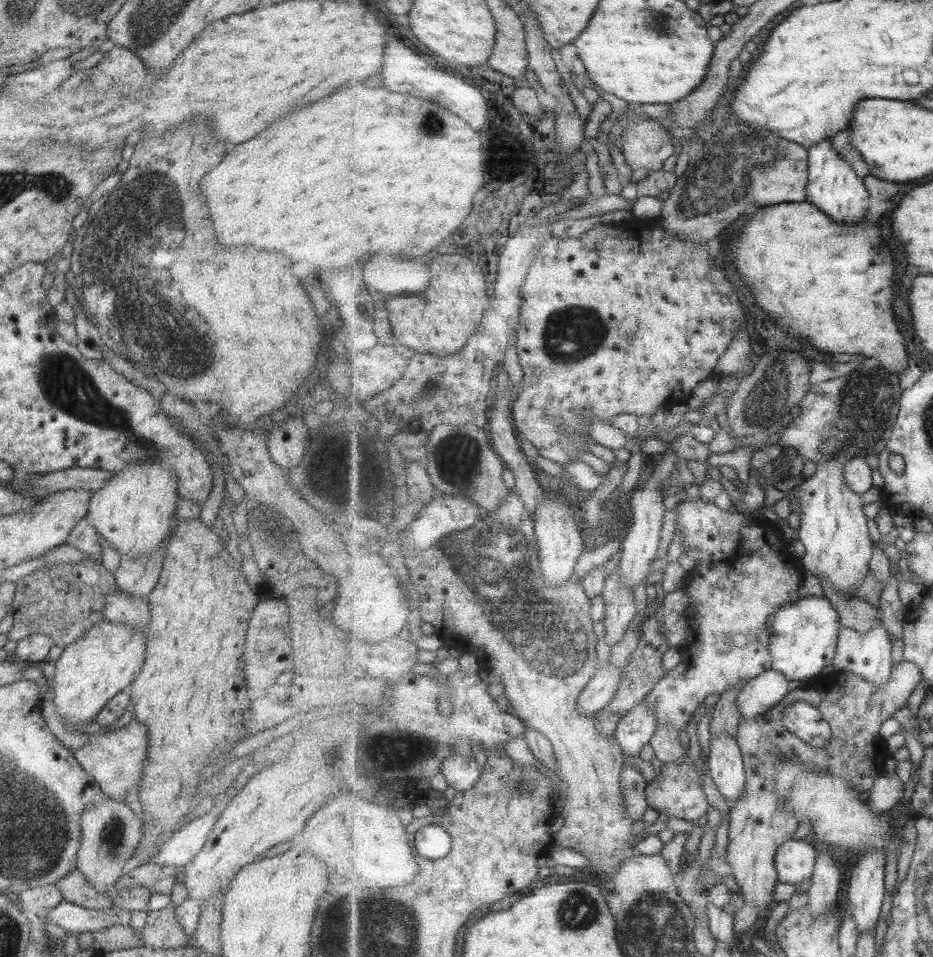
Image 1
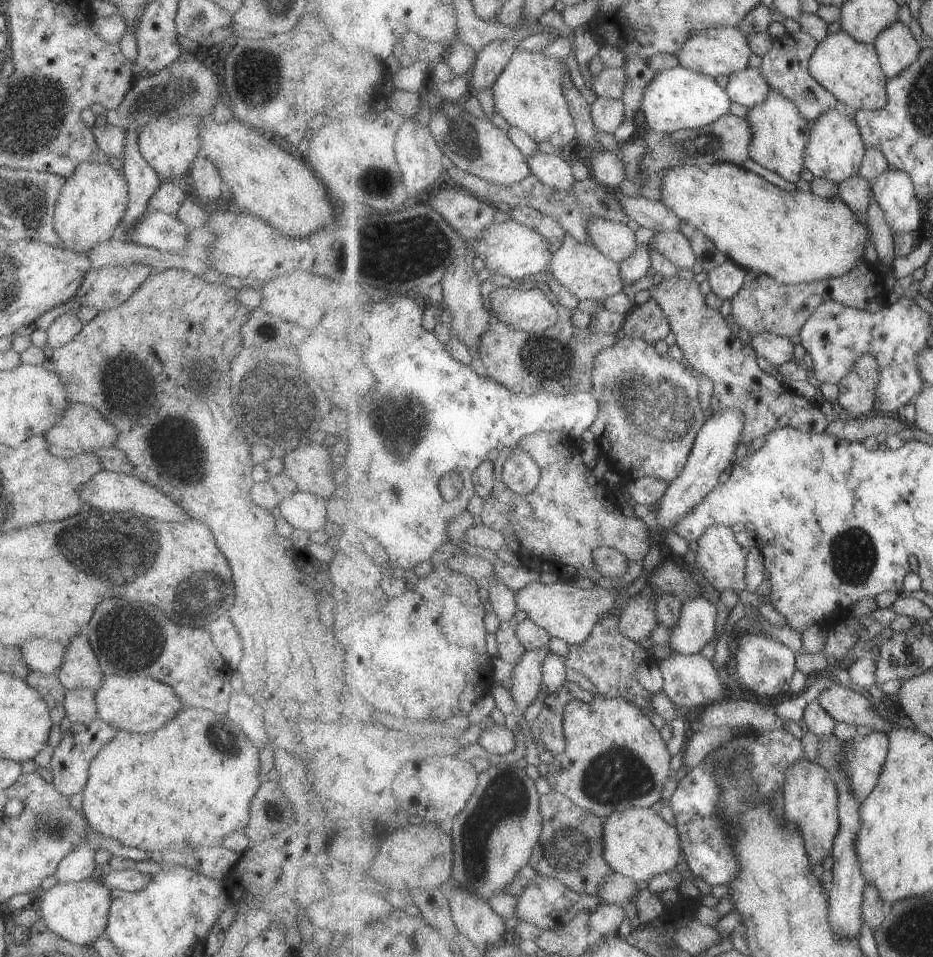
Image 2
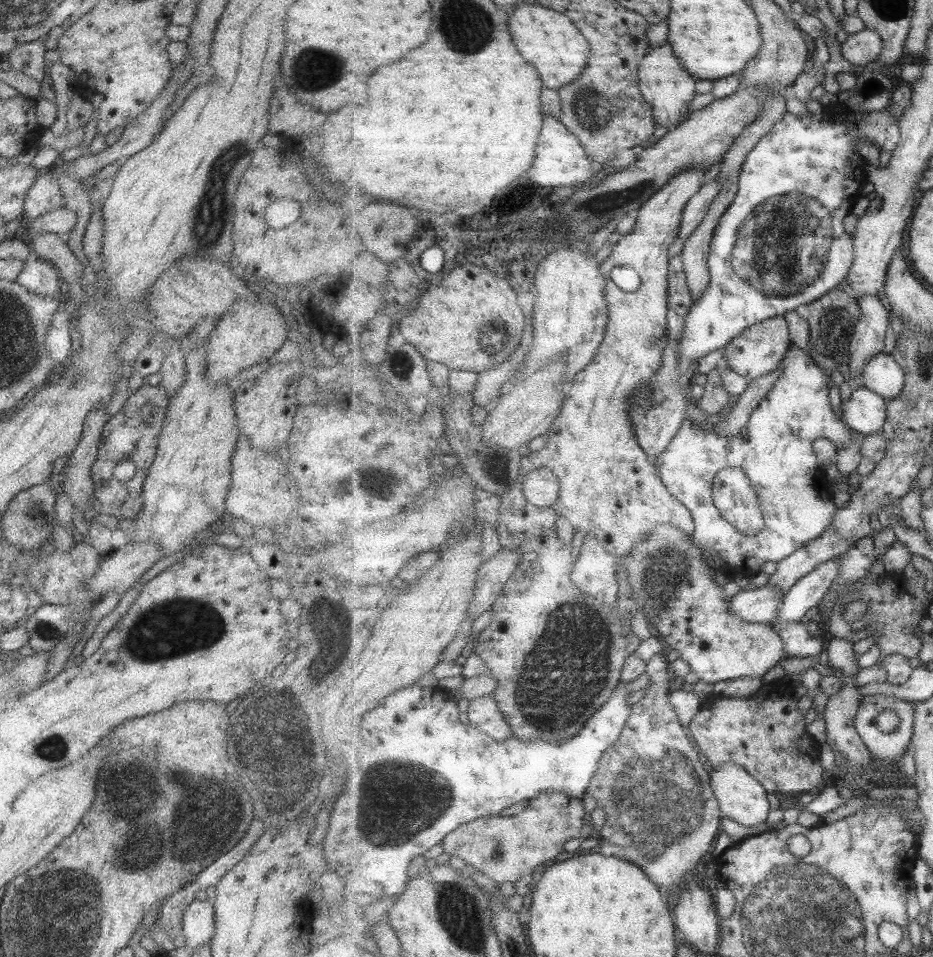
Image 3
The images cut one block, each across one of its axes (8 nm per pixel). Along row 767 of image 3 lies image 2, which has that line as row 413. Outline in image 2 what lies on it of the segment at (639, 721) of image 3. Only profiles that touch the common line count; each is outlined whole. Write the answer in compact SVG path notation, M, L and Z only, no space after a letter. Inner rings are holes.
M621 335L613 346L596 356L593 384L591 392L599 401L599 414L589 432L596 434L599 446L604 447L611 476L626 481L655 476L670 485L684 471L697 435L709 415L699 404L700 375L684 361L659 354L654 344Z

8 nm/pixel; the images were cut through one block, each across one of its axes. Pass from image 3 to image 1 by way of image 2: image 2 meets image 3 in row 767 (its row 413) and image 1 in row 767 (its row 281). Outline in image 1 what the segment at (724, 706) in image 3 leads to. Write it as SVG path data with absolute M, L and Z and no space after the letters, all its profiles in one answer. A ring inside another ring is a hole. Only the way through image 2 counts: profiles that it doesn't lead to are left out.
M686 741L685 744L685 756L683 756L683 762L669 762L669 764L662 764L661 775L654 778L653 781L648 784L646 794L648 805L656 809L661 814L670 815L675 818L681 818L683 820L699 820L701 816L705 816L710 810L707 796L703 790L702 784L699 784L699 776L697 776L697 770L695 770L695 764L687 765L685 762L687 756Z

